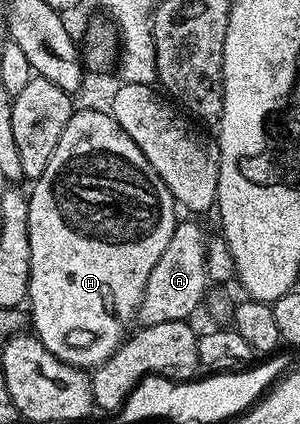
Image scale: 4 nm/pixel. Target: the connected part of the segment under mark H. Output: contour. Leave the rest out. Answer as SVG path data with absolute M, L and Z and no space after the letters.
M83 108L80 112L79 109L72 111L69 126L65 126L65 130L61 134L61 142L57 142L57 150L53 150L53 158L49 158L49 166L45 166L45 170L39 175L39 179L34 181L32 188L35 189L32 192L30 190L27 196L29 280L26 303L31 304L30 327L33 329L34 335L38 336L45 346L45 350L49 350L49 354L61 358L61 362L72 364L74 368L94 370L100 364L110 360L112 354L119 349L119 345L128 335L129 329L132 327L132 325L130 326L131 320L133 324L136 319L139 303L145 290L145 282L149 282L149 274L153 274L153 266L157 266L161 254L165 254L165 246L169 246L169 238L173 238L175 233L177 223L175 199L171 196L169 186L165 186L165 182L161 182L157 170L153 170L153 166L149 166L149 158L145 158L145 154L141 154L137 142L133 142L133 138L129 138L129 134L125 134L125 130L121 130L121 126L115 121L110 111L98 112L95 108Z

